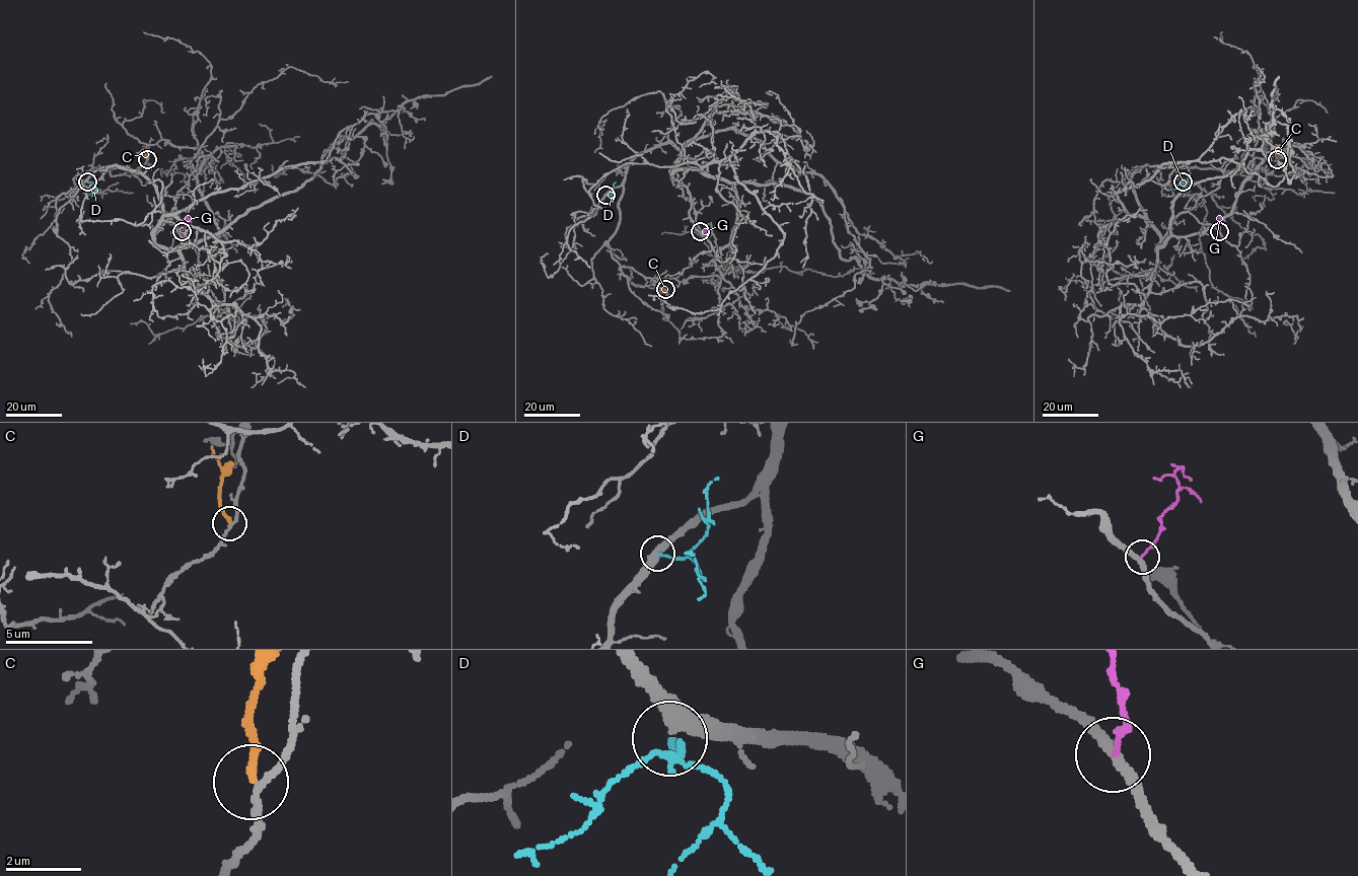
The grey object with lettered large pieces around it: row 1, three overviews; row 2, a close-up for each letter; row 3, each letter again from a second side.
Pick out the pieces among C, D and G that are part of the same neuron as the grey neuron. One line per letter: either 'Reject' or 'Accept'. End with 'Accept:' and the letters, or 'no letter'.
C: Reject
D: Accept
G: Reject
Accept: D

